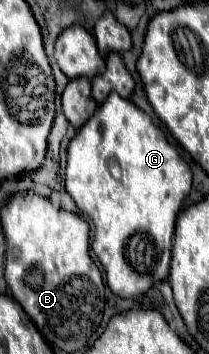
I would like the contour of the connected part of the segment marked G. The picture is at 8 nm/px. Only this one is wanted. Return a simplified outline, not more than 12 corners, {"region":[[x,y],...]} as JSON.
{"region":[[110,93],[66,191],[112,293],[166,279],[190,167]]}

